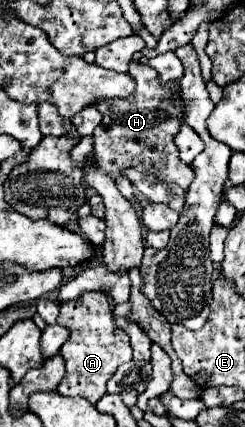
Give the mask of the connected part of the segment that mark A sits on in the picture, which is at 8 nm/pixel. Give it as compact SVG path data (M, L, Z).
M85 292L79 300L63 302L59 312L59 324L65 326L71 336L61 348L61 356L67 366L67 376L59 384L57 392L61 396L81 396L91 404L97 404L105 394L107 380L115 374L115 370L131 360L133 348L127 332L123 332L111 314L111 306L103 292Z

